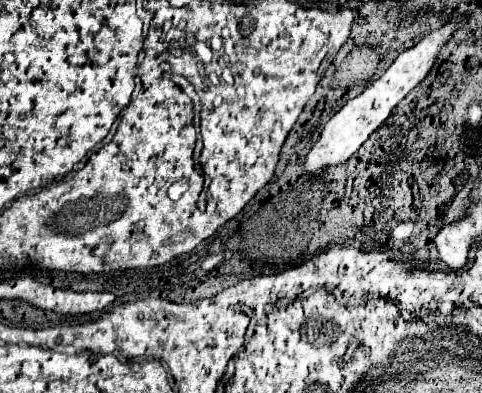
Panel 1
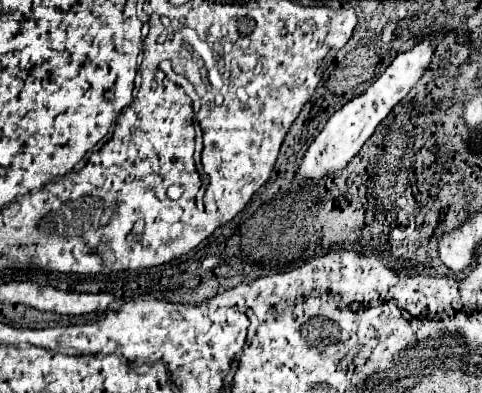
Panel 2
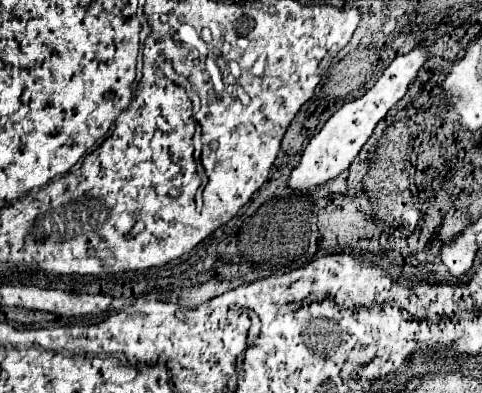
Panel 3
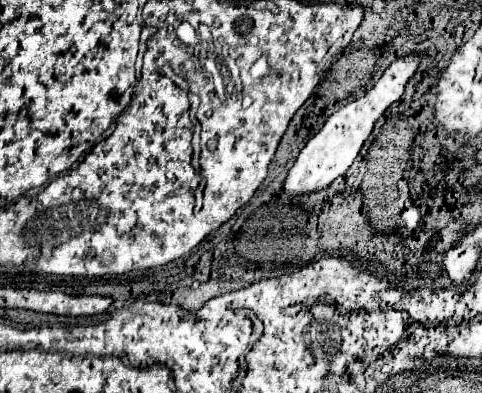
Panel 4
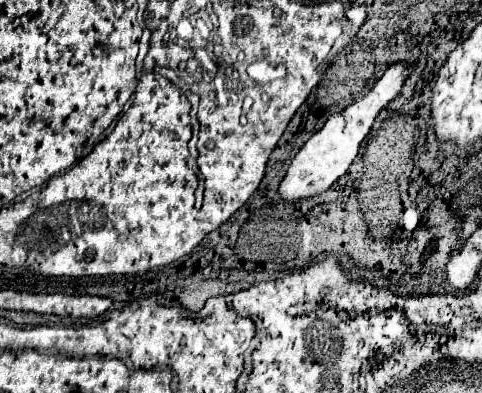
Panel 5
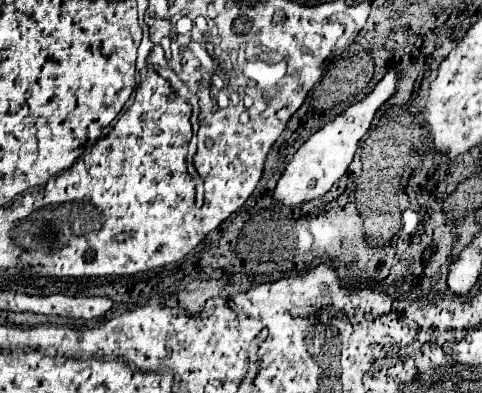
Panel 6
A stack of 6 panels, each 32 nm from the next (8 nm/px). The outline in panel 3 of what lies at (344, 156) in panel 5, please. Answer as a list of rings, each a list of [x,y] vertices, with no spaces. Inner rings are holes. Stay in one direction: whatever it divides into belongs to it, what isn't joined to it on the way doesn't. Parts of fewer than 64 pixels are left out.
[[[418,46],[408,54],[396,56],[392,64],[384,70],[384,74],[378,78],[378,82],[364,96],[344,104],[338,112],[334,112],[324,124],[324,128],[310,140],[300,164],[290,174],[288,186],[294,190],[308,190],[312,186],[326,184],[330,178],[336,178],[340,172],[344,172],[350,166],[350,162],[358,156],[366,140],[372,136],[376,124],[388,114],[388,110],[406,94],[408,86],[418,78],[418,72],[428,58],[430,52],[426,46]]]

